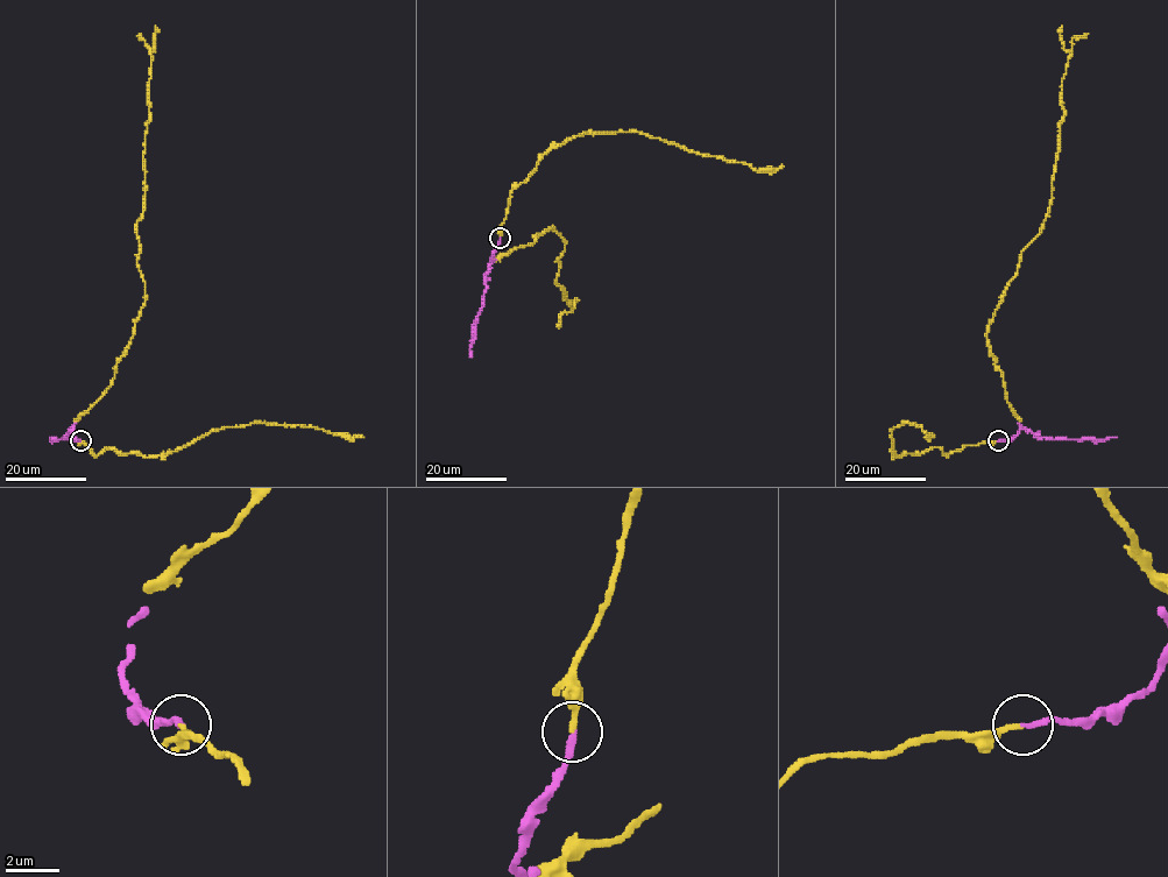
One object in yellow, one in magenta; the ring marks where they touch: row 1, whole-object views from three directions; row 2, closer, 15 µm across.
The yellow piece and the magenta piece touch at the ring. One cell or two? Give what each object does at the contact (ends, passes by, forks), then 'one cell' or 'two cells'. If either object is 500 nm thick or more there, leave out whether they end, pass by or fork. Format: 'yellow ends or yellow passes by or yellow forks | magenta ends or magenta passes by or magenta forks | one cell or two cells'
yellow ends | magenta ends | one cell

